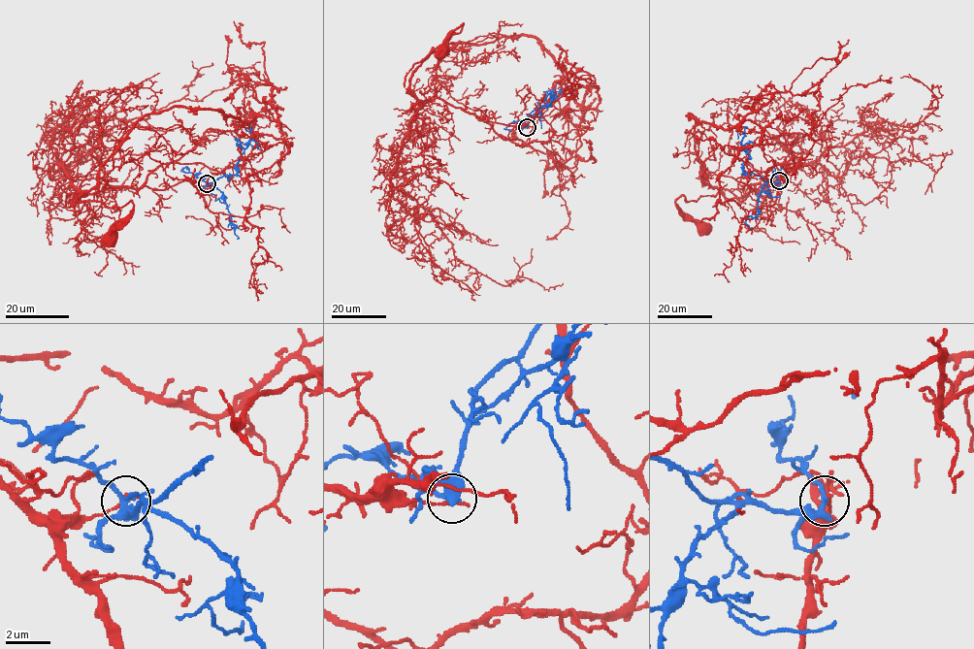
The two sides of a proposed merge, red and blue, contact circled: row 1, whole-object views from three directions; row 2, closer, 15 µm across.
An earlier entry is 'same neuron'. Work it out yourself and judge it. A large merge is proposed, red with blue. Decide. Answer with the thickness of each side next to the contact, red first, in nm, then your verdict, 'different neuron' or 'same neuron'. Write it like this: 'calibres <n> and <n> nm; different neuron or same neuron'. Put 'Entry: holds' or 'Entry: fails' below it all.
calibres 190 and 280 nm; different neuron
Entry: fails

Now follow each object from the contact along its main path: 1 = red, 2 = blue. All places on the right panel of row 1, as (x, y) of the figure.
1: (779, 180), (753, 183), (743, 200), (722, 188), (697, 201), (681, 196), (675, 204), (702, 228)
2: (779, 180), (766, 180), (743, 171), (743, 163), (749, 154), (743, 148), (744, 135), (739, 130), (737, 138)

